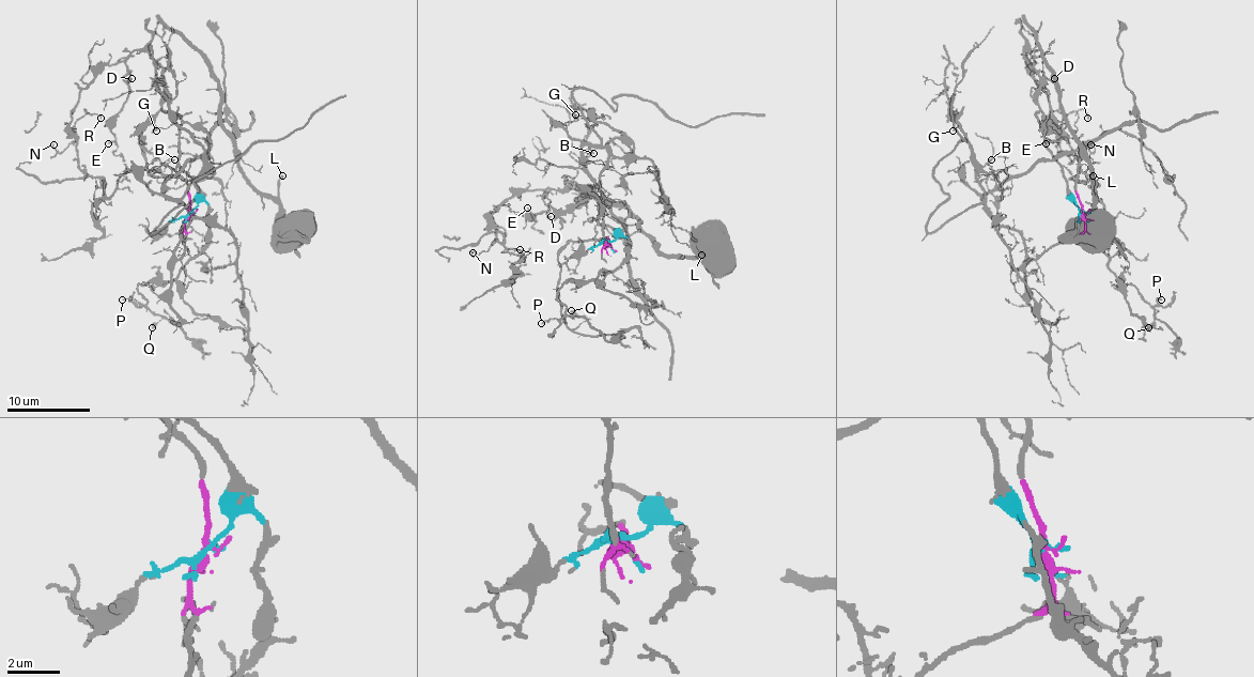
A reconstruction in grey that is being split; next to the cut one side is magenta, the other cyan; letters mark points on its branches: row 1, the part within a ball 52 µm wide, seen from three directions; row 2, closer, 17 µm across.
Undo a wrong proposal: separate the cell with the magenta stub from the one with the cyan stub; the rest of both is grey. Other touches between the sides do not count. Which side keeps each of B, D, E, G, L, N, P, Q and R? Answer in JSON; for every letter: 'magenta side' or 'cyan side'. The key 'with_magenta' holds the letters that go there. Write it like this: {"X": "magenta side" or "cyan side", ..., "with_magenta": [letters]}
{"B": "magenta side", "D": "cyan side", "E": "cyan side", "G": "magenta side", "L": "cyan side", "N": "cyan side", "P": "cyan side", "Q": "cyan side", "R": "cyan side", "with_magenta": ["B", "G"]}

